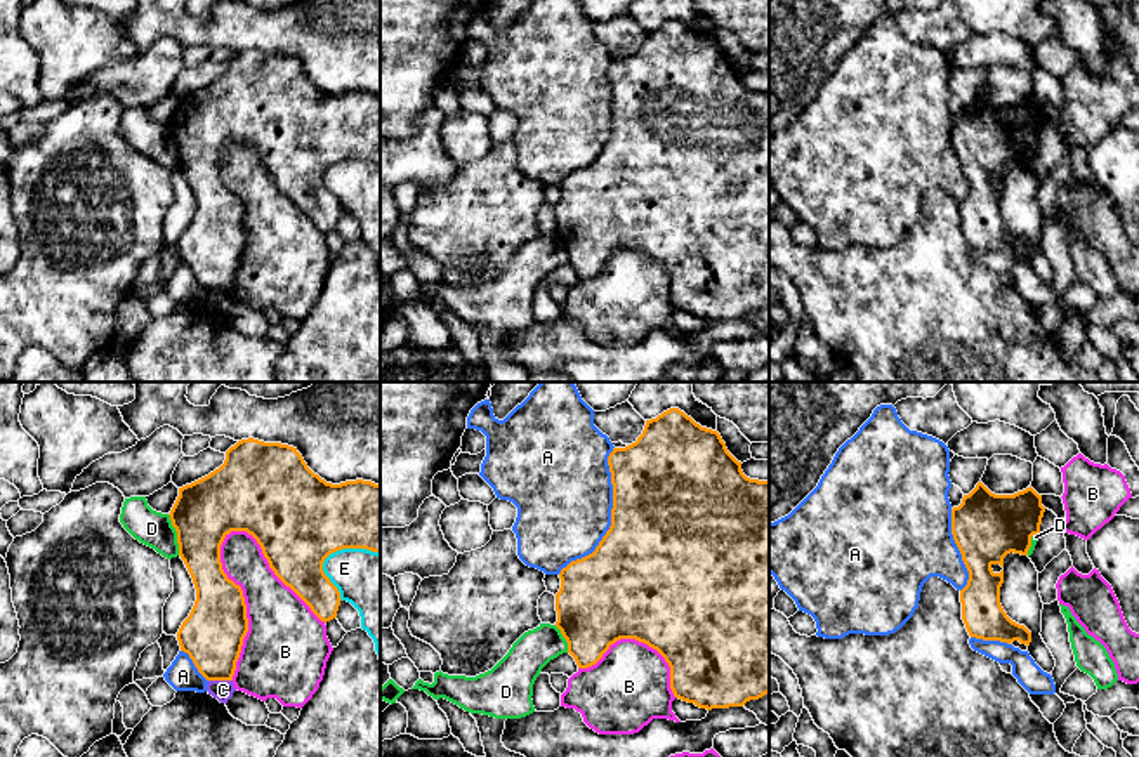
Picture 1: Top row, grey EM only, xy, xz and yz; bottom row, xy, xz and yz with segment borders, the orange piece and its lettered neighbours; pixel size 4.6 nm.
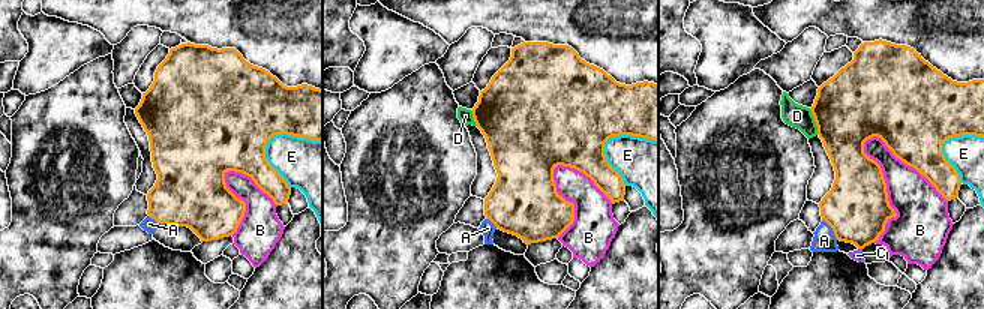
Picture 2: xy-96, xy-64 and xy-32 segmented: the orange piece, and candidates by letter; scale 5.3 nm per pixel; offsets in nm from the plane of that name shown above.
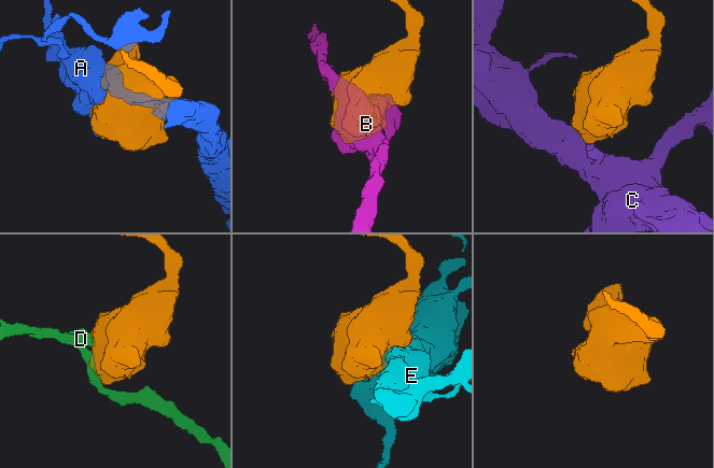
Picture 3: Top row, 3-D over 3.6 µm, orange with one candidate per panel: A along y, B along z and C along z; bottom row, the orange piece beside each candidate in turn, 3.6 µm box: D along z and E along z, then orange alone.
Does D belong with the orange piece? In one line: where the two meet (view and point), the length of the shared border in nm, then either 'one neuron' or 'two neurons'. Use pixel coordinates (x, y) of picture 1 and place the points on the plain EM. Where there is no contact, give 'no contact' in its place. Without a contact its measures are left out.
contact xy (177, 146); length 200 nm; two neurons

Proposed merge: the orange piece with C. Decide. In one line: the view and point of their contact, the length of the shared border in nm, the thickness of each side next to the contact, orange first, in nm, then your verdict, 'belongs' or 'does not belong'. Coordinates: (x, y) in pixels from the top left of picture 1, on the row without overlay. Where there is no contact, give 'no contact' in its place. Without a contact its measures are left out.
xy (221, 290) | 110 nm | 280/100 nm | does not belong

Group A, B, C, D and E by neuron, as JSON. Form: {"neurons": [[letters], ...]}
{"neurons": [["A"], ["B"], ["C"], ["D"], ["E"]]}

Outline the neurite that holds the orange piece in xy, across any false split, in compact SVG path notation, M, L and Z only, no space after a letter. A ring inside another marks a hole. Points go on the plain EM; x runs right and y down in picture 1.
M241 50L226 63L224 75L208 87L179 99L170 122L196 212L177 252L207 292L233 292L248 243L243 201L222 181L221 156L231 142L247 142L262 160L274 186L321 231L337 229L340 203L323 182L325 170L342 160L380 165L380 95L346 92L332 95L314 85L297 59Z

